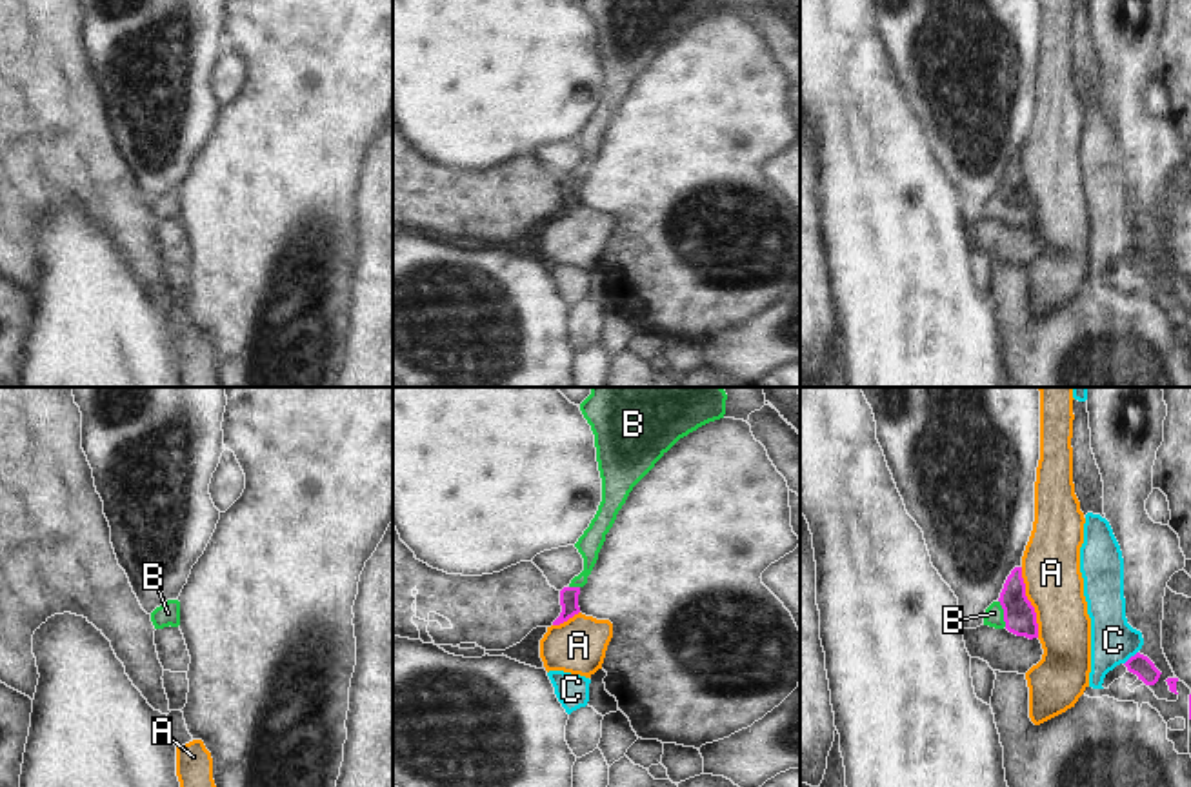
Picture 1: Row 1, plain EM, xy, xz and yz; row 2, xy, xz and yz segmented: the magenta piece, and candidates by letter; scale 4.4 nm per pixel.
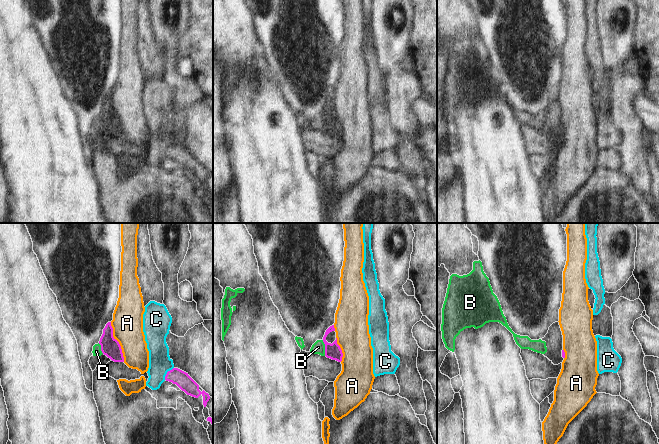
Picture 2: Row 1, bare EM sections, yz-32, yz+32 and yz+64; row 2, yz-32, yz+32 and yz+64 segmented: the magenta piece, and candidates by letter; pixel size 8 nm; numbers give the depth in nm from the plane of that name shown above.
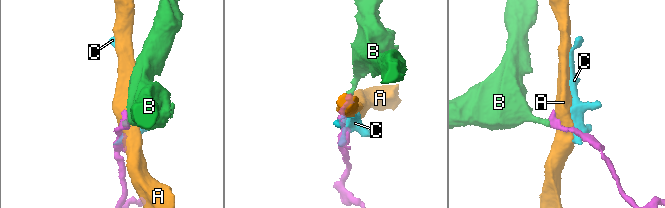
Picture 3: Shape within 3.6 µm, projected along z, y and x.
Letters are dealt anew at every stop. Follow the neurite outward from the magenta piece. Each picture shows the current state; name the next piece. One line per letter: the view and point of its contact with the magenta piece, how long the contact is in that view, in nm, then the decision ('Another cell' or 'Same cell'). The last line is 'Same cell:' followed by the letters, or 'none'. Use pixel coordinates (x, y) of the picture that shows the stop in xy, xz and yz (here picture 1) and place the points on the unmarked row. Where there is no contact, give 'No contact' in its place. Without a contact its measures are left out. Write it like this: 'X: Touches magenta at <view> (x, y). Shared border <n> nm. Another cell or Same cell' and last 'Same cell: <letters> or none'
A: Touches magenta at yz (1030, 195). Shared border 320 nm. Another cell
B: Touches magenta at yz (1004, 206). Shared border 120 nm. Same cell
C: Touches magenta at yz (1130, 251). Shared border 90 nm. Another cell
Same cell: B.

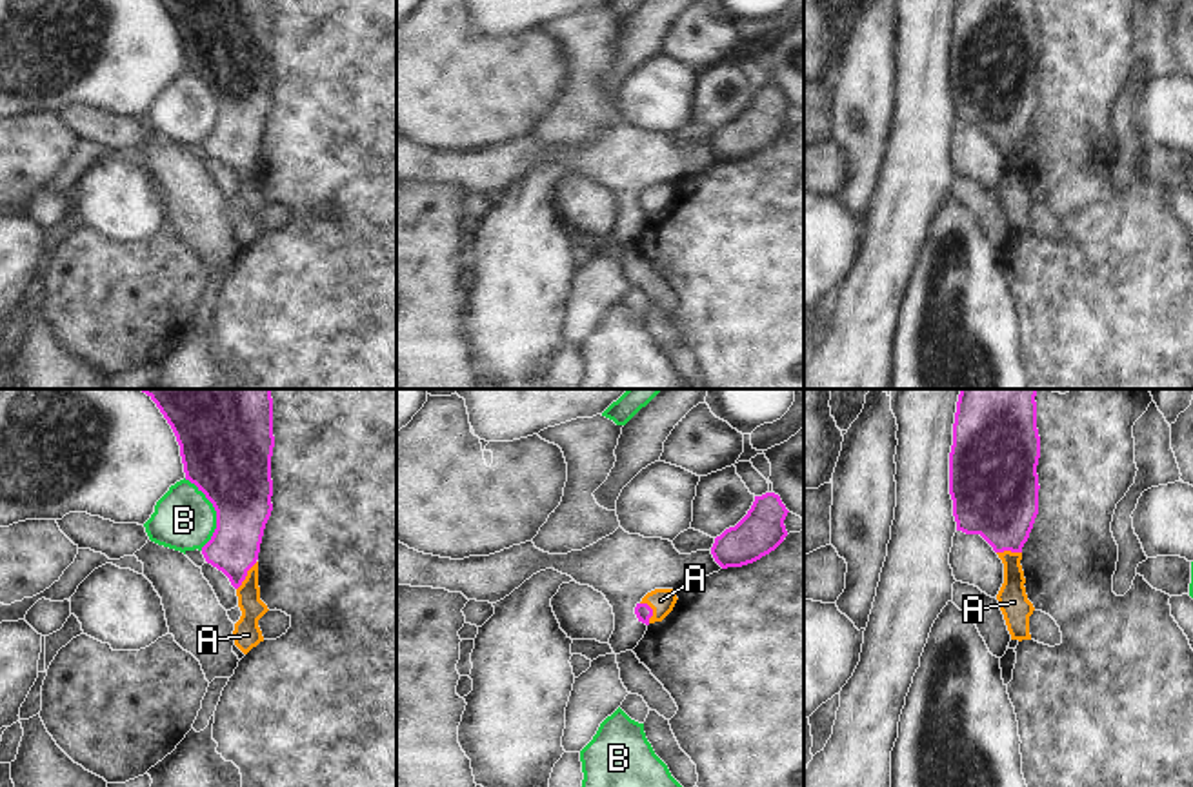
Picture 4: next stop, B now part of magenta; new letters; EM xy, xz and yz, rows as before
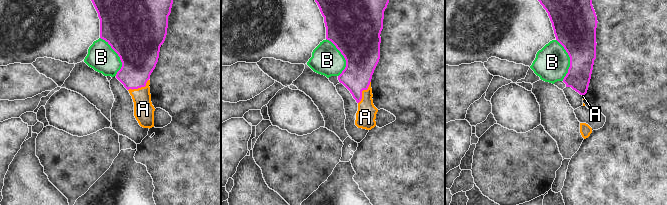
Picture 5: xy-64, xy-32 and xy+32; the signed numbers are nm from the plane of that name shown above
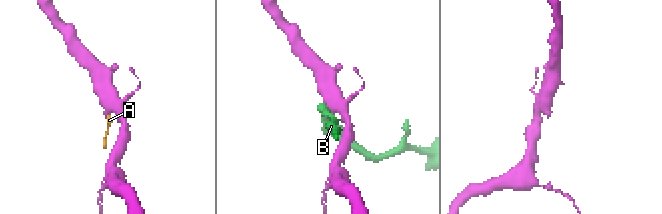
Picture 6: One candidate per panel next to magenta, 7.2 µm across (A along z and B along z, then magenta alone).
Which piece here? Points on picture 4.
A: Touches magenta at xy (246, 168). Shared border 160 nm. Same cell
B: Touches magenta at xy (217, 106). Shared border 340 nm. Another cell
Same cell: A.

